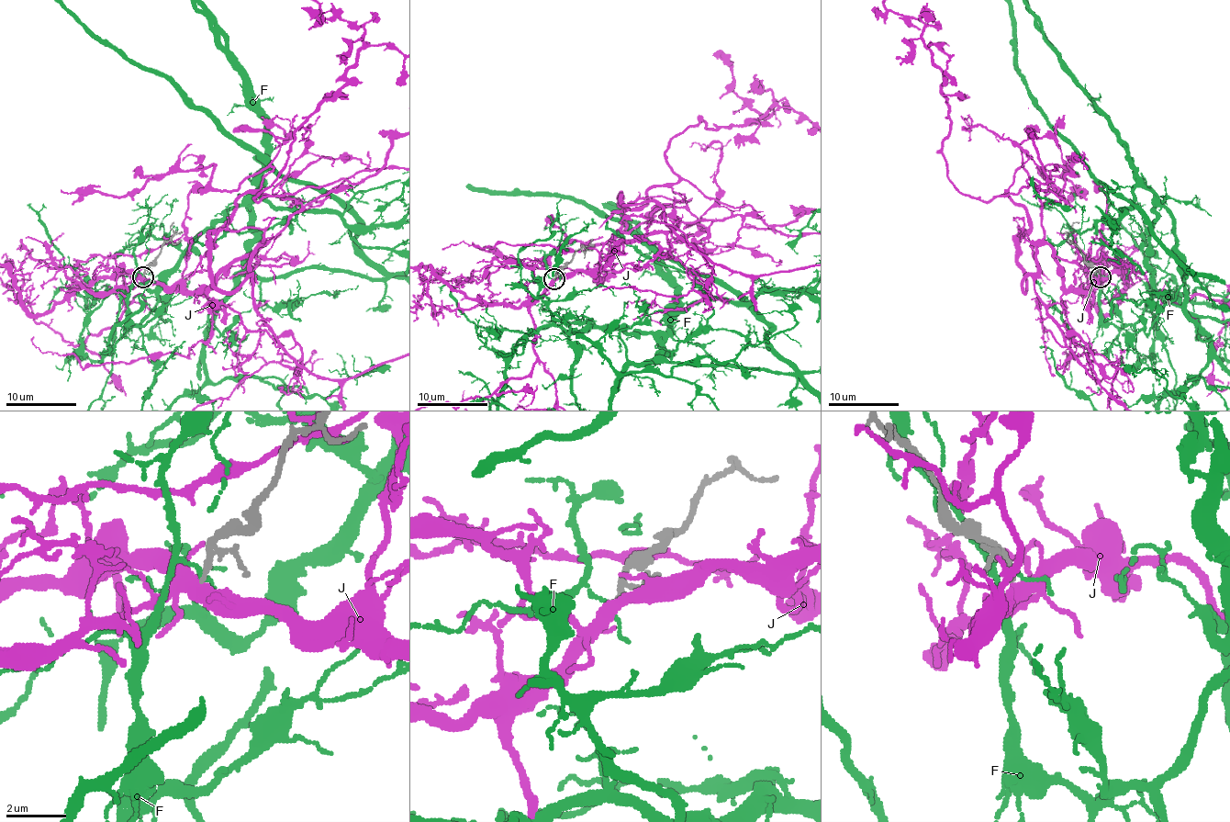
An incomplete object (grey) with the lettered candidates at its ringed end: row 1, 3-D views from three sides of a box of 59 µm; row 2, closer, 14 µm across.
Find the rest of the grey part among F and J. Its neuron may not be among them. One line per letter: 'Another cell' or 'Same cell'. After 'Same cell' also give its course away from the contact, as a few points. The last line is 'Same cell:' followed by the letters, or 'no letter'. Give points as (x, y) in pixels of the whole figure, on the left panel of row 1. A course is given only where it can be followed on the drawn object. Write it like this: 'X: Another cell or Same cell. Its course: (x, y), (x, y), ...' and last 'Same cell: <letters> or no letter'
F: Another cell
J: Another cell
Same cell: no letter

